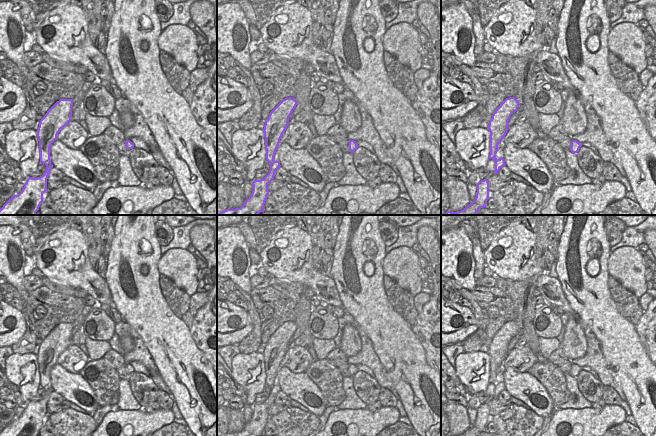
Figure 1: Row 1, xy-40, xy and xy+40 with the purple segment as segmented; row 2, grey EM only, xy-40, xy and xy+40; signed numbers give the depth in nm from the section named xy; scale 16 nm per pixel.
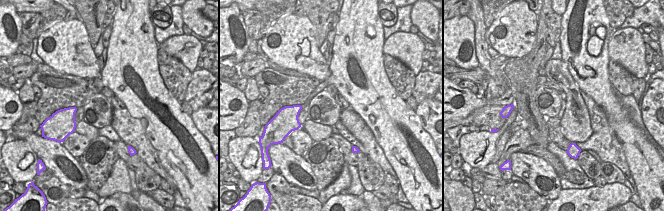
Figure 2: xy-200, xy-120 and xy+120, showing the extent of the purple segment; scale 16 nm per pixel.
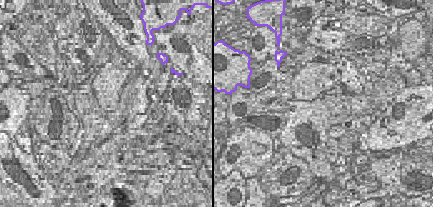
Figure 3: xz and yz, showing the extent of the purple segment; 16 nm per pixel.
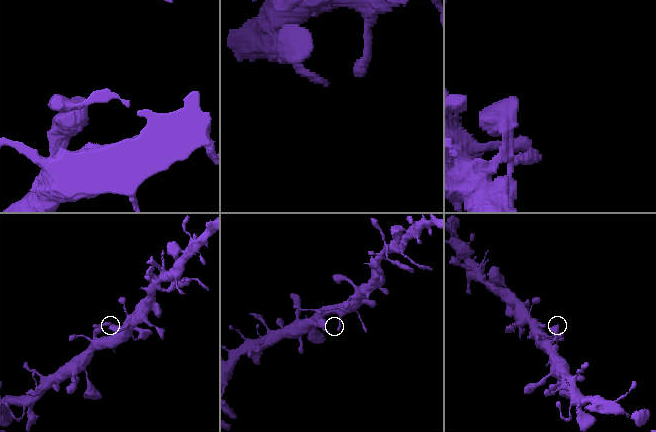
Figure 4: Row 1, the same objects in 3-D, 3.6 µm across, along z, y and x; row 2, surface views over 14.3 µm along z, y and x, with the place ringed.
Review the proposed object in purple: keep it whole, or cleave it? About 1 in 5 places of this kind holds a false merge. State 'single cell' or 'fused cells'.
single cell

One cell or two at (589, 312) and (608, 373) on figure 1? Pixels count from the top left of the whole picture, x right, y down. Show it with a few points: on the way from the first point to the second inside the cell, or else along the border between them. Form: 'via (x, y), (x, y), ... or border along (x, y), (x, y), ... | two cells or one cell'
border along (583, 320), (599, 342), (601, 353), (606, 361) | two cells

